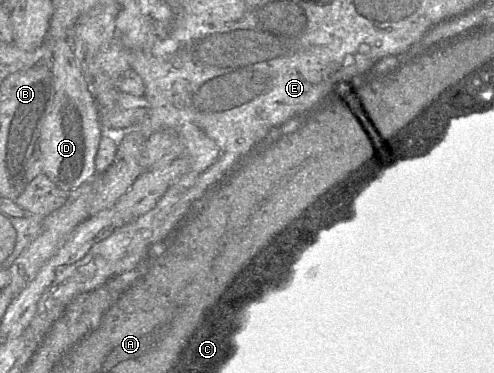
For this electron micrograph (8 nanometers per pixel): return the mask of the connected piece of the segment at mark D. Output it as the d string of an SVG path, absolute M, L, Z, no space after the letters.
M69 38L52 44L50 65L55 96L40 132L38 148L42 156L43 174L58 188L69 193L90 182L97 174L95 157L105 129L91 87L77 63Z

